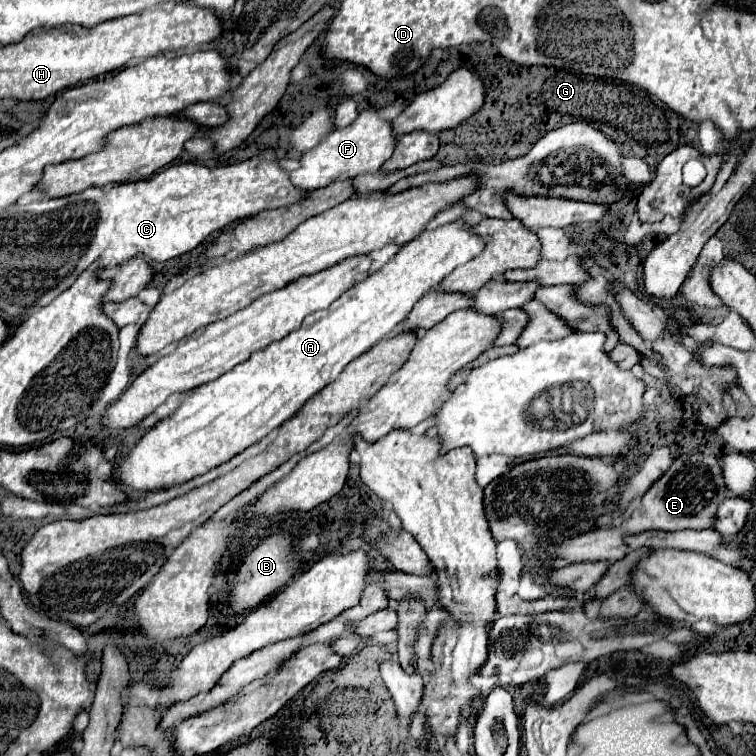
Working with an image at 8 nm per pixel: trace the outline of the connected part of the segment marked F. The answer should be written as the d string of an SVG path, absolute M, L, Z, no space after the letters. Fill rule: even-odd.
M367 107L349 127L335 129L323 143L303 153L301 167L291 171L291 183L305 191L313 191L327 187L333 181L343 181L361 173L375 173L391 157L397 141L399 137L393 131L393 121L383 119L379 107Z

